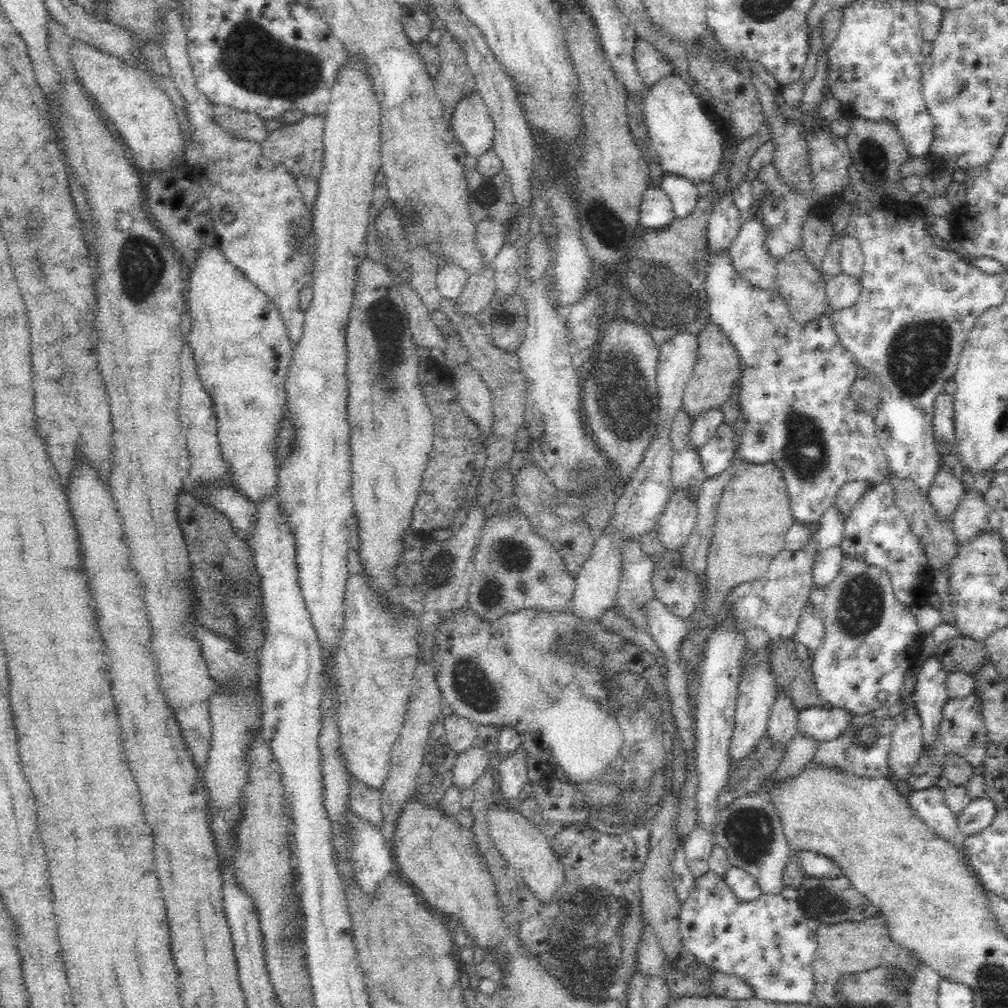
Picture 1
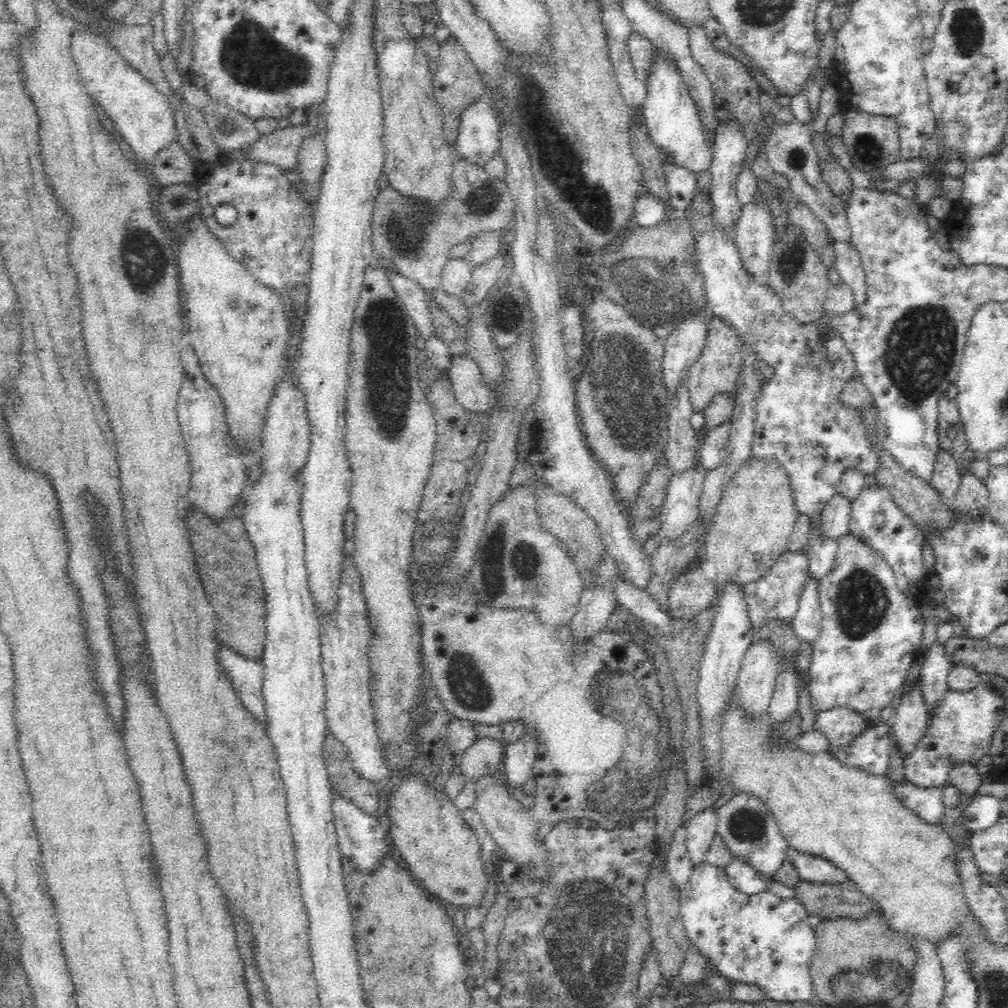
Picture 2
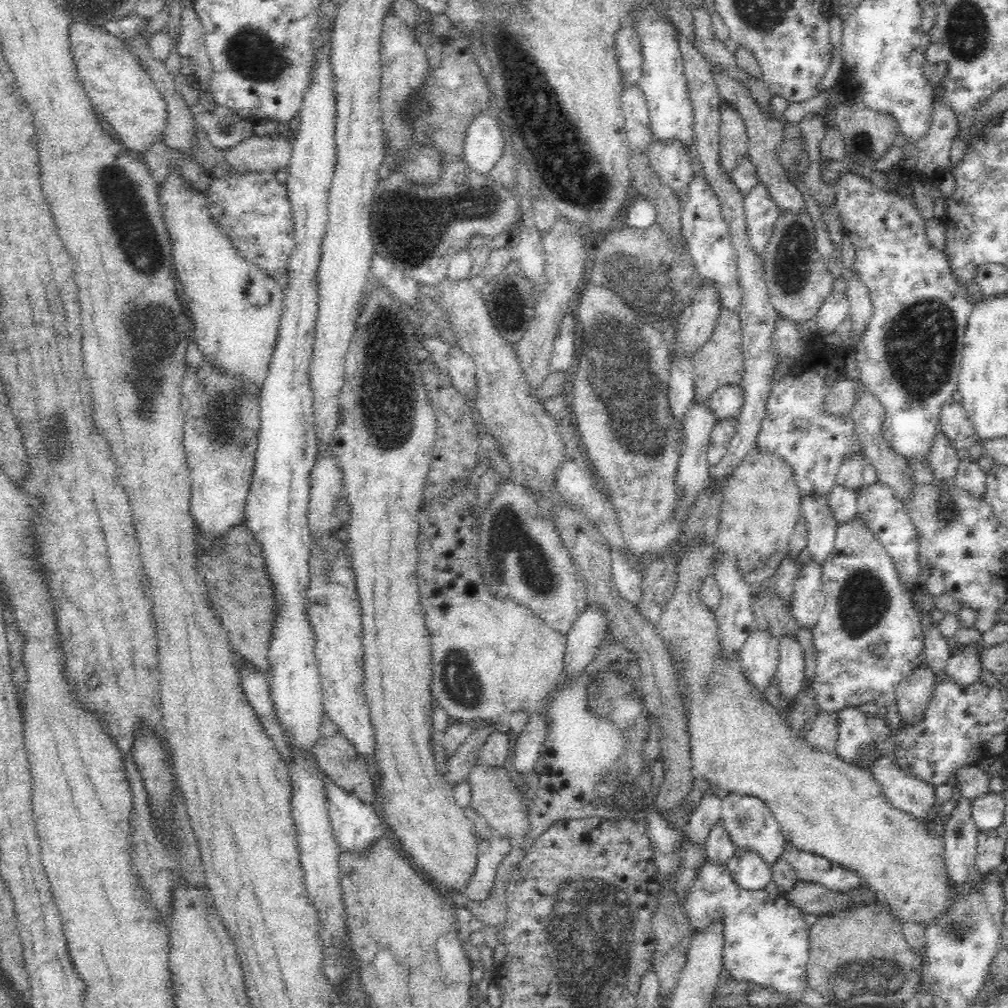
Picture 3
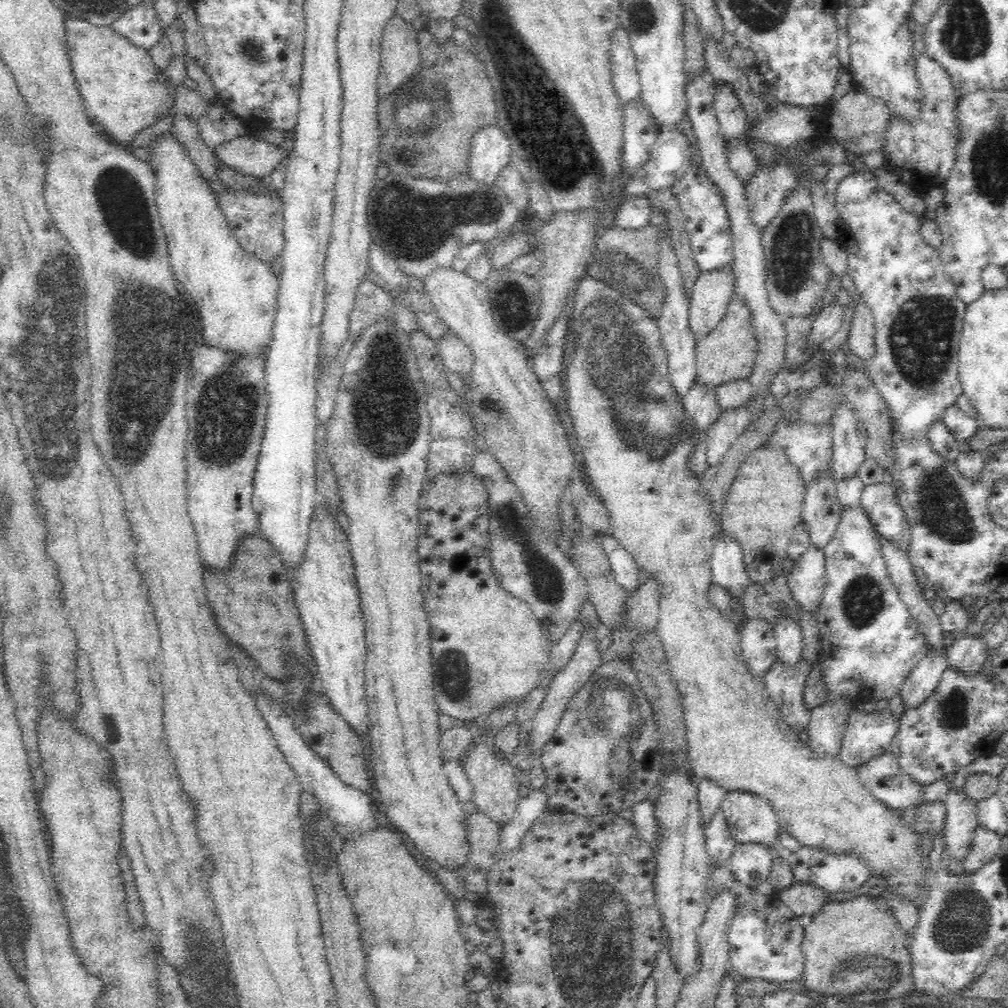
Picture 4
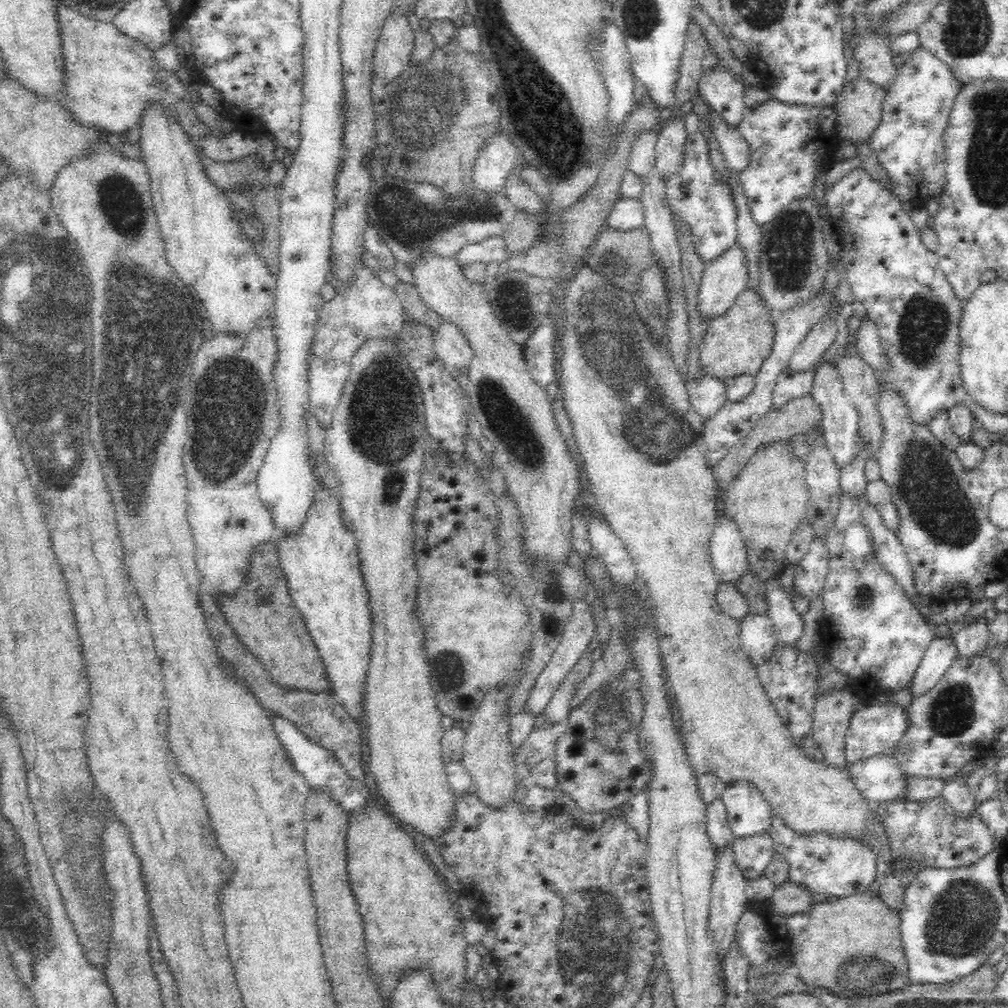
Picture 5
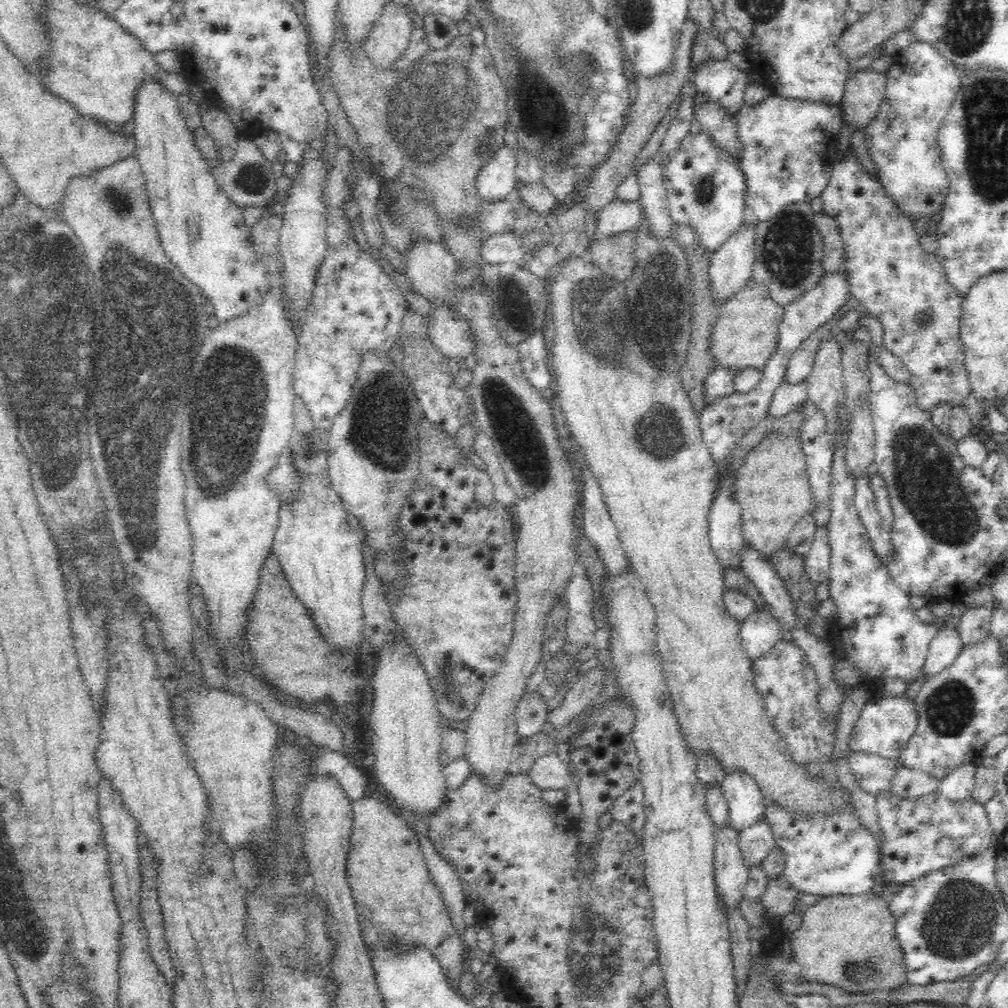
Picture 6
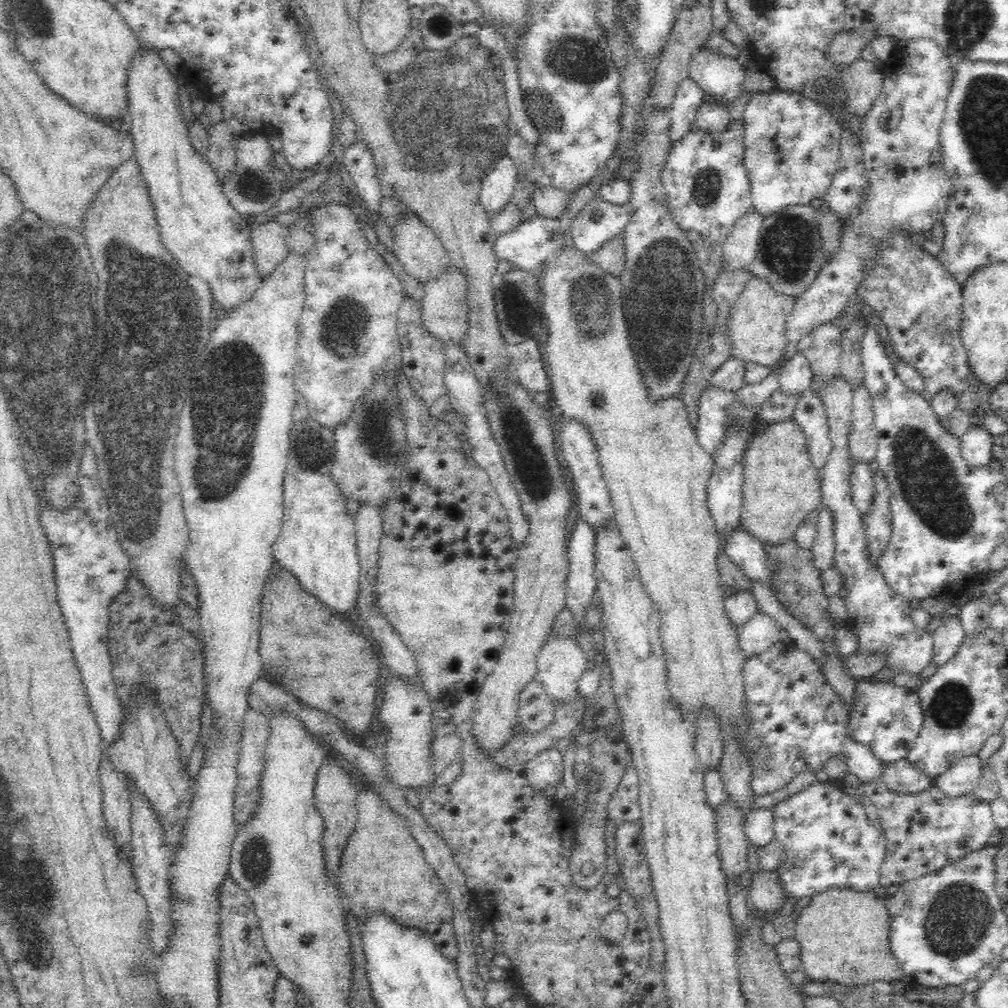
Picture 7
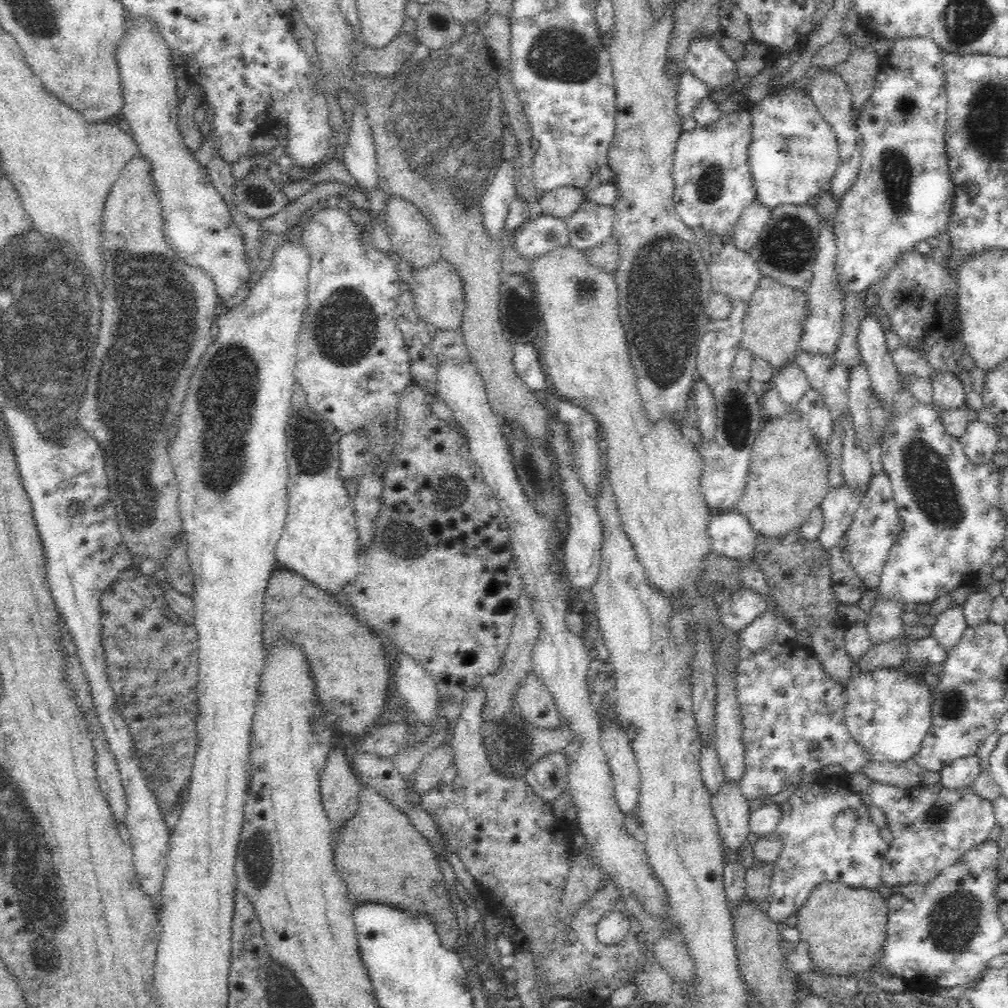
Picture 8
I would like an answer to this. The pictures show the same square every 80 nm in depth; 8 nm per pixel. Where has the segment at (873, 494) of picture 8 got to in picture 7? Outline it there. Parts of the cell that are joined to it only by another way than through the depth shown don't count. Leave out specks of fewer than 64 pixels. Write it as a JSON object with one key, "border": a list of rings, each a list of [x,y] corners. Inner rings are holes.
{"border":[[[878,470],[872,473],[874,510],[867,526],[867,541],[872,550],[872,557],[878,559],[881,550],[889,541],[892,513],[889,507],[889,488],[886,477]]]}

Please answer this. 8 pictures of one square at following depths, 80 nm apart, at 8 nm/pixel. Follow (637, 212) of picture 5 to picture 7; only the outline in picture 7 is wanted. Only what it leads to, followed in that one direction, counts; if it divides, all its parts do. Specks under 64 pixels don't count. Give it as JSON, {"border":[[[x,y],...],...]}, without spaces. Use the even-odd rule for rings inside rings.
{"border":[[[594,198],[572,222],[572,235],[577,248],[585,254],[596,250],[606,239],[622,232],[635,213],[631,202],[616,204]]]}

